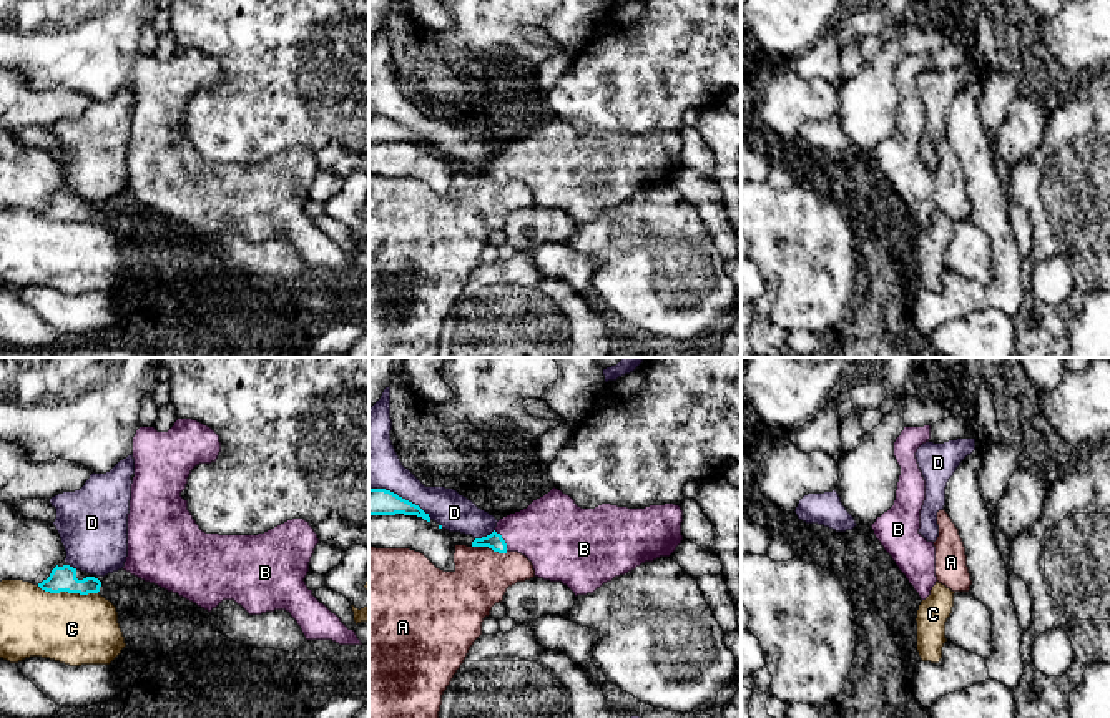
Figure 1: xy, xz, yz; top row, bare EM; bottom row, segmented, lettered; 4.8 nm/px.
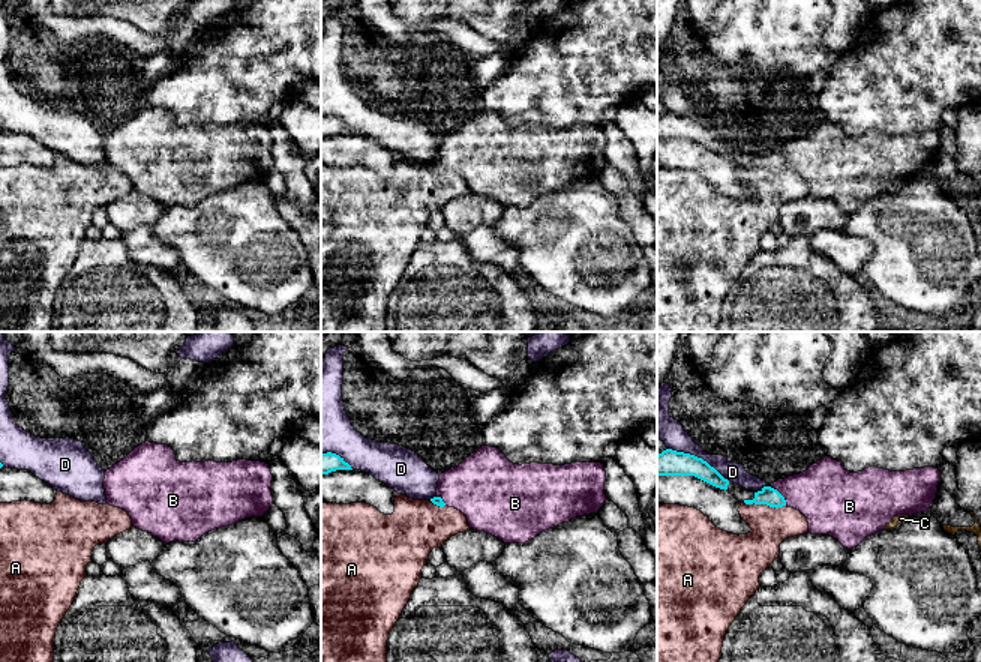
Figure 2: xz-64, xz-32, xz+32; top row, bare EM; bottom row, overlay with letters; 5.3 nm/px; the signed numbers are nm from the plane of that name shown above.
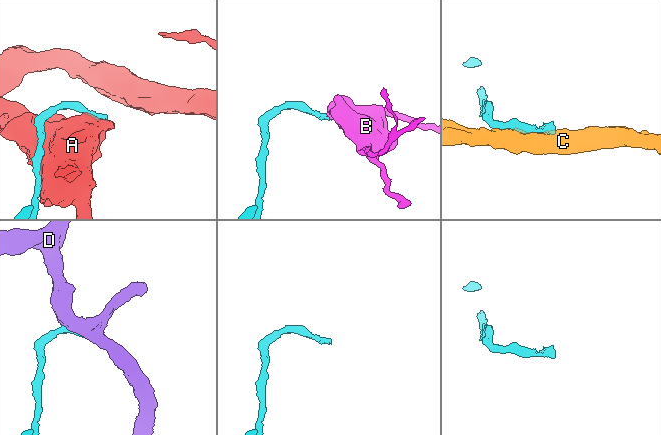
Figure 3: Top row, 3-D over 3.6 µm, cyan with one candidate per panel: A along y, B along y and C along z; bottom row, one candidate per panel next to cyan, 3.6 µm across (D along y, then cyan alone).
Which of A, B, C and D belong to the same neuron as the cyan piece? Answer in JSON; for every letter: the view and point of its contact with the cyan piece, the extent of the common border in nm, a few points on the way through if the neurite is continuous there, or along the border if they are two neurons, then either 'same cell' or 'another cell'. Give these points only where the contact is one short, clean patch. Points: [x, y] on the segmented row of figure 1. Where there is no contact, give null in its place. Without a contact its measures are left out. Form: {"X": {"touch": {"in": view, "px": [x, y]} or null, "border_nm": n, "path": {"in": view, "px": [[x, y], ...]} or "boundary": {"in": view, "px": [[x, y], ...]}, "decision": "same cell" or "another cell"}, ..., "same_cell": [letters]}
{"A": {"touch": {"in": "xz", "px": [491, 547]}, "border_nm": 180, "decision": "another cell"}, "B": {"touch": {"in": "xz", "px": [504, 540]}, "border_nm": 120, "path": {"in": "xz", "px": [[494, 540], [504, 540], [515, 532], [552, 532]]}, "decision": "same cell"}, "C": {"touch": {"in": "xy", "px": [67, 590]}, "border_nm": 300, "decision": "another cell"}, "D": {"touch": {"in": "xz", "px": [401, 497]}, "border_nm": 340, "decision": "another cell"}, "same_cell": ["B"]}

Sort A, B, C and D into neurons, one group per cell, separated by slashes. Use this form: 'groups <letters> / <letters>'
groups A / B / C / D

